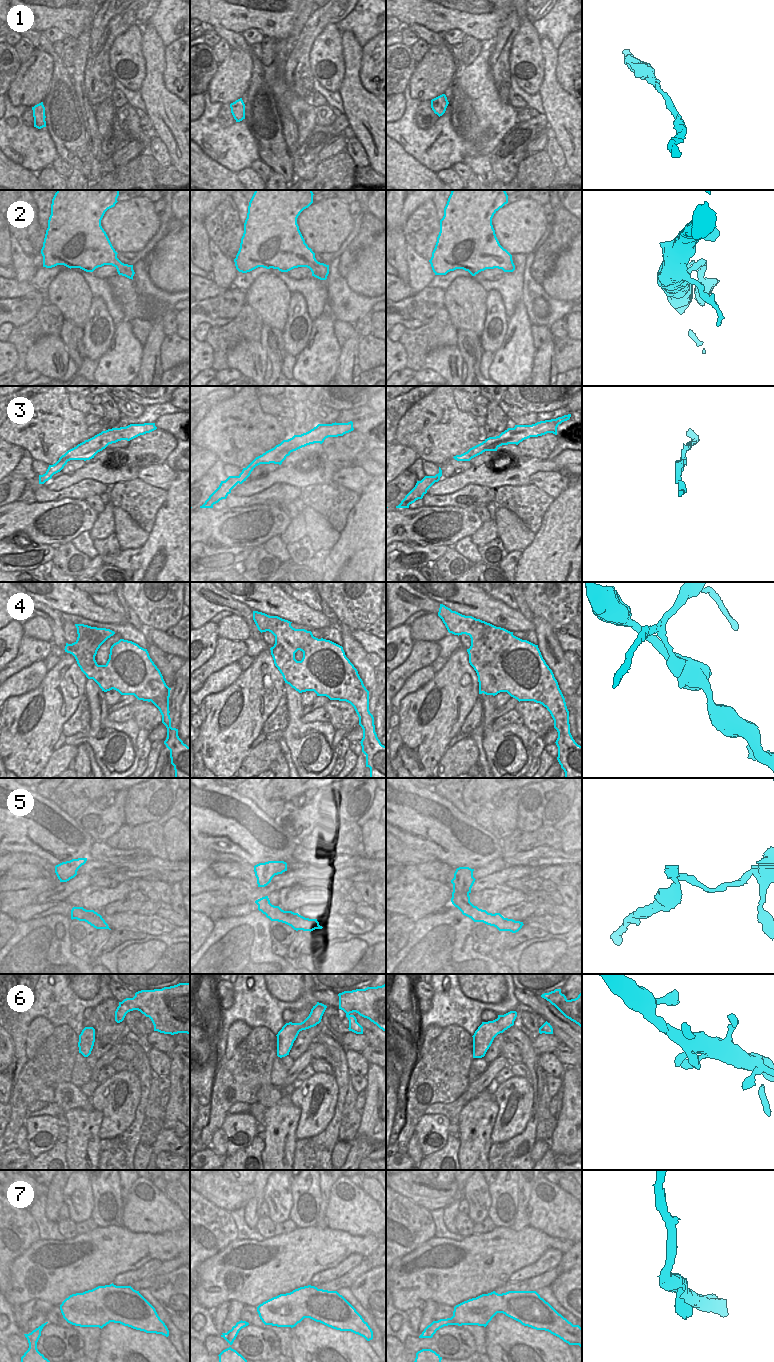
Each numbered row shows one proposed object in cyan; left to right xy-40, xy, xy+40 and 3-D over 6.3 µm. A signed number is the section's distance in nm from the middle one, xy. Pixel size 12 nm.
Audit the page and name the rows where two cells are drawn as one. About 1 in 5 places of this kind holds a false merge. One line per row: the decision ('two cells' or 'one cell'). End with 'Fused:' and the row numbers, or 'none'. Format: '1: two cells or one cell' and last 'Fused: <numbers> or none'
1: one cell
2: one cell
3: one cell
4: two cells
5: two cells
6: one cell
7: one cell
Fused: 4, 5

